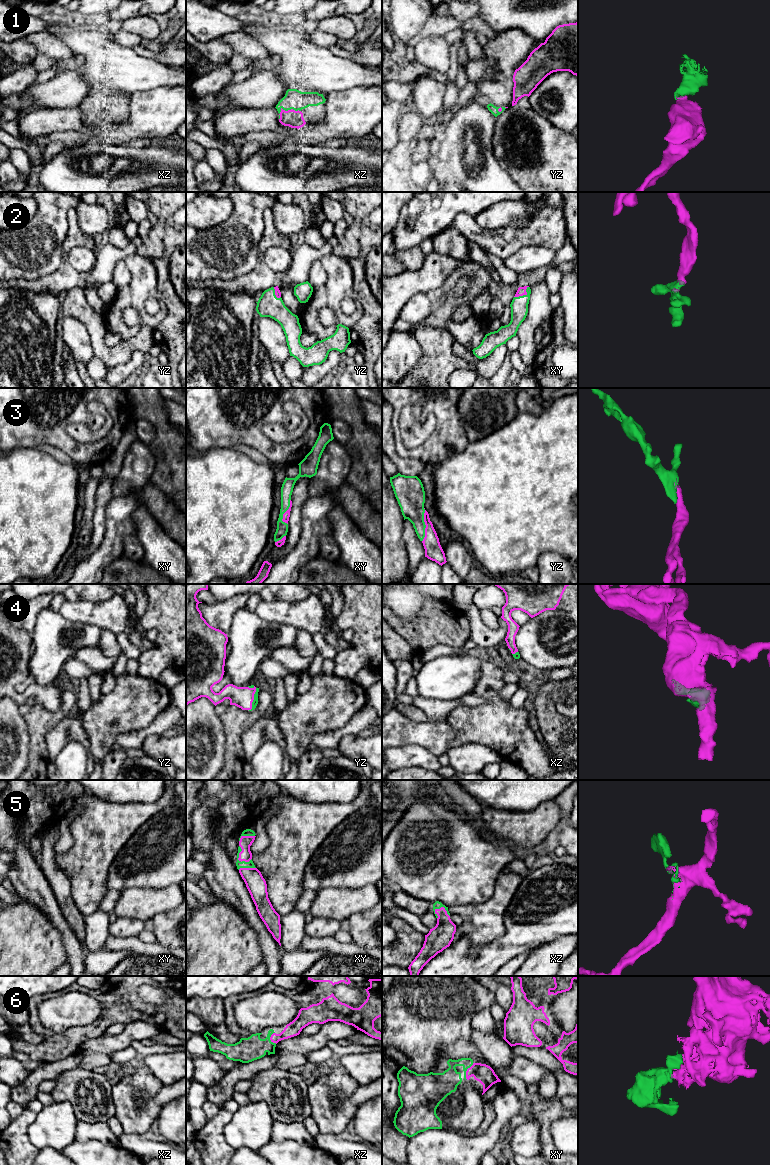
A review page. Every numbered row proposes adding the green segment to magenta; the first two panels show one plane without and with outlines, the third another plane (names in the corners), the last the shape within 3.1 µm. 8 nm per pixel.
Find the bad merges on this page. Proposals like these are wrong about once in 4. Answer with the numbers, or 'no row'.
no row

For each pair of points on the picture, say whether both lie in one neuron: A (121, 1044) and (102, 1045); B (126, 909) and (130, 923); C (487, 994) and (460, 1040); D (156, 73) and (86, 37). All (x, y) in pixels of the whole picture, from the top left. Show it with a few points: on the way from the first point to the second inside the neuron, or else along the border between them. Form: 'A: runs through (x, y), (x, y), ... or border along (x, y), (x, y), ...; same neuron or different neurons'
A: runs through (116, 1044), (107, 1045); same neuron
B: border along (118, 917), (138, 918), (147, 923); different neurons
C: runs through (472, 1002), (464, 1002), (455, 1011), (455, 1025); same neuron
D: runs through (139, 73), (126, 72), (116, 67), (103, 54); same neuron

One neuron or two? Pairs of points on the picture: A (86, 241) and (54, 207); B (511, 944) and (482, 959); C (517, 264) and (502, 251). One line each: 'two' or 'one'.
A: two
B: one
C: two

